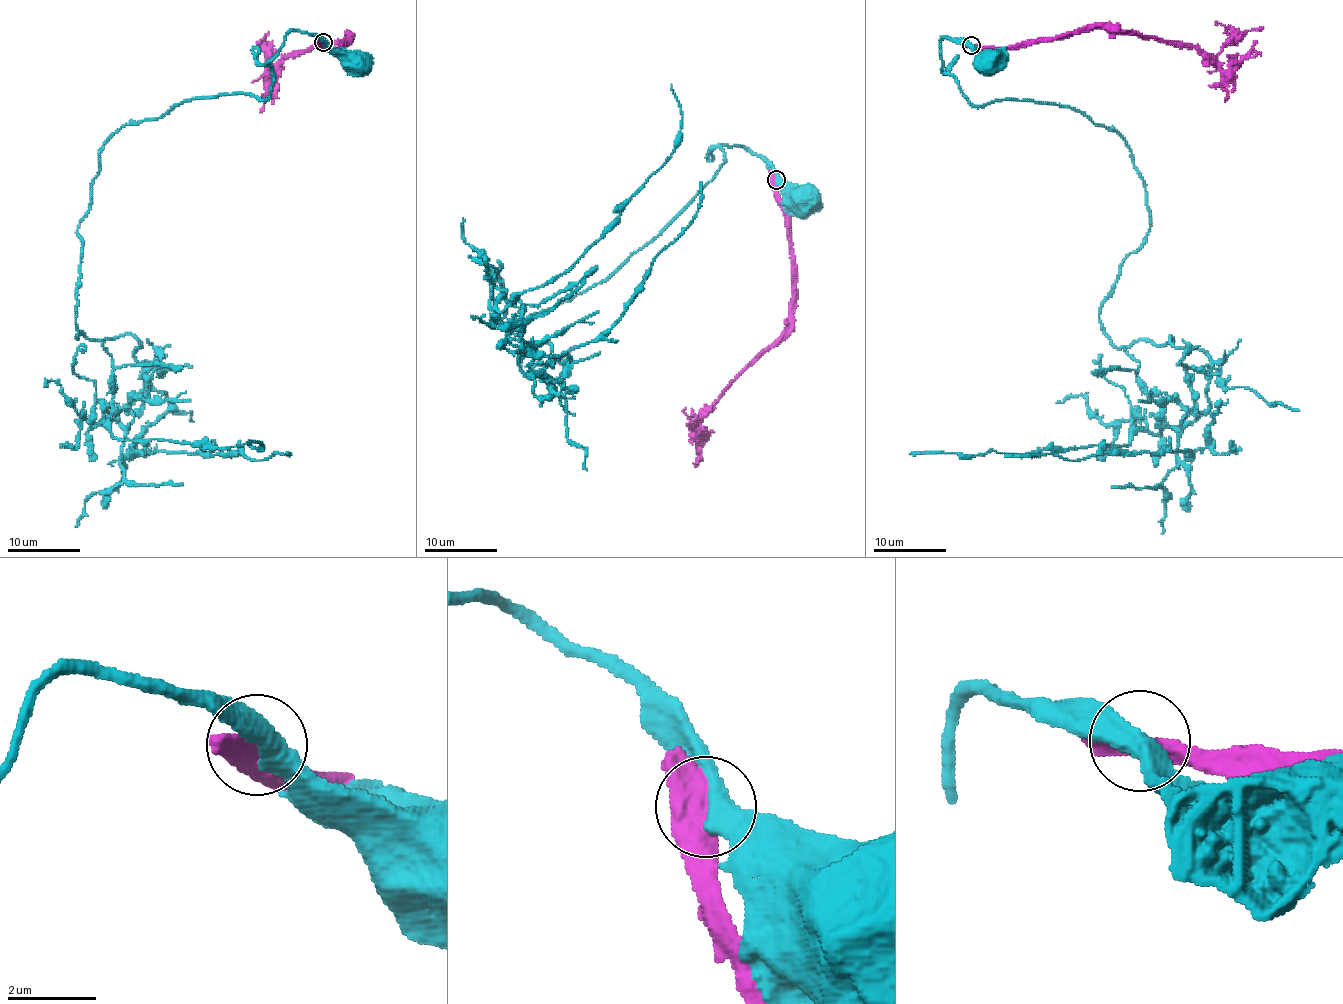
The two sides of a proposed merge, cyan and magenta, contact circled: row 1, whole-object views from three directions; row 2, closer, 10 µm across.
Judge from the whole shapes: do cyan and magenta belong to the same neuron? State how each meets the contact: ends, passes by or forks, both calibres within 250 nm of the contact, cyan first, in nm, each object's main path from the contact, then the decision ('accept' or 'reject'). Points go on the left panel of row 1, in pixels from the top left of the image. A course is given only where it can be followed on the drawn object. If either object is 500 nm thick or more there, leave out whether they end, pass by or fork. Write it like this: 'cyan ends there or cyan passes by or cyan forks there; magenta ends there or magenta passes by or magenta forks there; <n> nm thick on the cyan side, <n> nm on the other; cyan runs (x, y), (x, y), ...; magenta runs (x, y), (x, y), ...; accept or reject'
cyan passes by; magenta passes by; 480 nm thick on the cyan side, 480 nm on the other; cyan runs (323, 42), (340, 49), (356, 63); magenta runs (323, 42), (339, 49), (349, 37), (336, 44), (296, 51), (270, 66), (267, 63), (269, 44), (263, 44); reject

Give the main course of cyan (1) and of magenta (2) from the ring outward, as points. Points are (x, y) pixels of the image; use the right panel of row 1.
1: (970, 45), (987, 62)
2: (970, 45), (1026, 47), (1069, 37), (1085, 28), (1114, 28), (1197, 46), (1215, 56), (1244, 32), (1259, 31)

